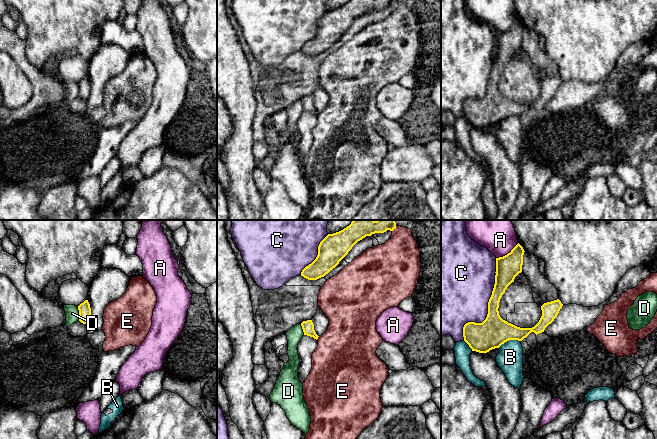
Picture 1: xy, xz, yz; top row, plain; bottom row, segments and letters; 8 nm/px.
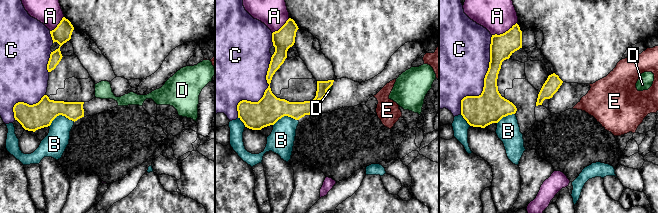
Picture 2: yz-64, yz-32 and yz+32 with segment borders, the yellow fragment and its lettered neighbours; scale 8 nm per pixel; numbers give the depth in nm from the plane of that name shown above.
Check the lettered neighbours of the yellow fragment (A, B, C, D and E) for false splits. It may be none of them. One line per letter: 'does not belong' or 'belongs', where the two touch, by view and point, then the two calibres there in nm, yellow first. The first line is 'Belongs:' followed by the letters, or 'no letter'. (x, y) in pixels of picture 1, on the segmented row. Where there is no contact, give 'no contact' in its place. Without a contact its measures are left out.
Belongs: no letter
A: does not belong | yz (508, 253) | 190/320 nm
B: does not belong | yz (508, 340) | 240/200 nm
C: does not belong | yz (487, 314) | 240/420 nm
D: does not belong | xy (79, 313) | 100/110 nm
E: does not belong | xz (317, 338) | 100/460 nm

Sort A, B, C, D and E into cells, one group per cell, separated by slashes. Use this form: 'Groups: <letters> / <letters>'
Groups: A / B / C / D / E

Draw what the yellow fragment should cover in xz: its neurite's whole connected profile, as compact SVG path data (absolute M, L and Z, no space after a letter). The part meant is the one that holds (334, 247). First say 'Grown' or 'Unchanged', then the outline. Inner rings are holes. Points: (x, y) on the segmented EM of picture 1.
Unchanged. M353 220L343 230L328 234L320 242L316 259L302 270L301 276L308 280L324 277L358 241L375 233L393 231L395 228L395 220Z

